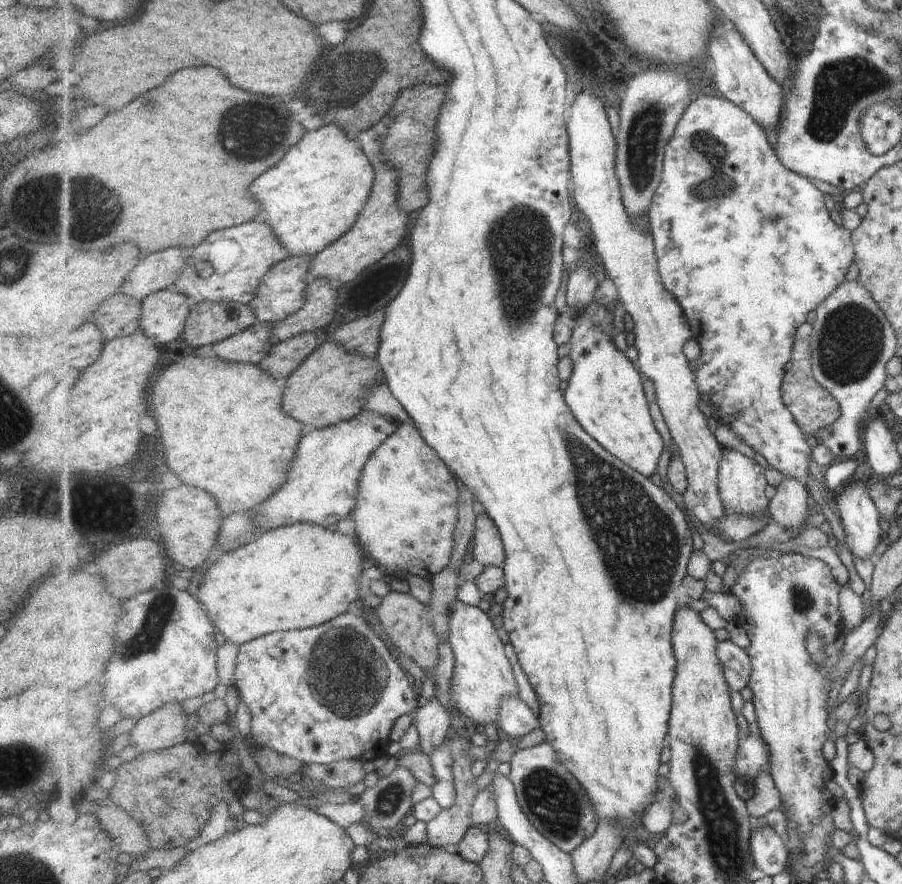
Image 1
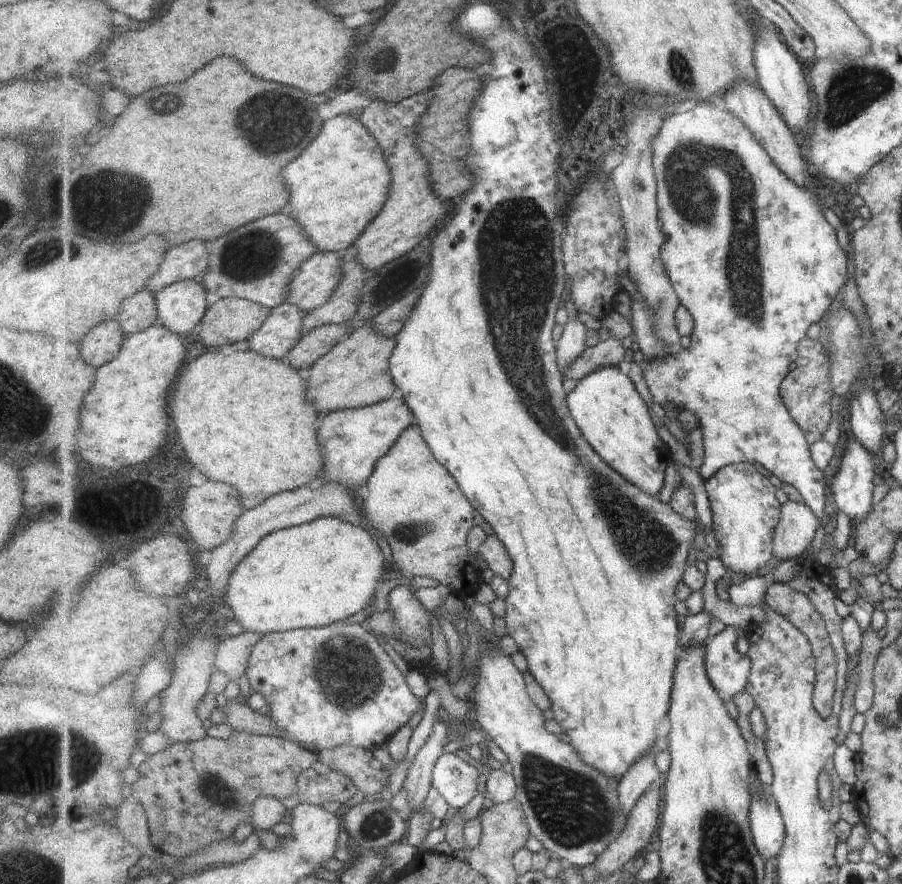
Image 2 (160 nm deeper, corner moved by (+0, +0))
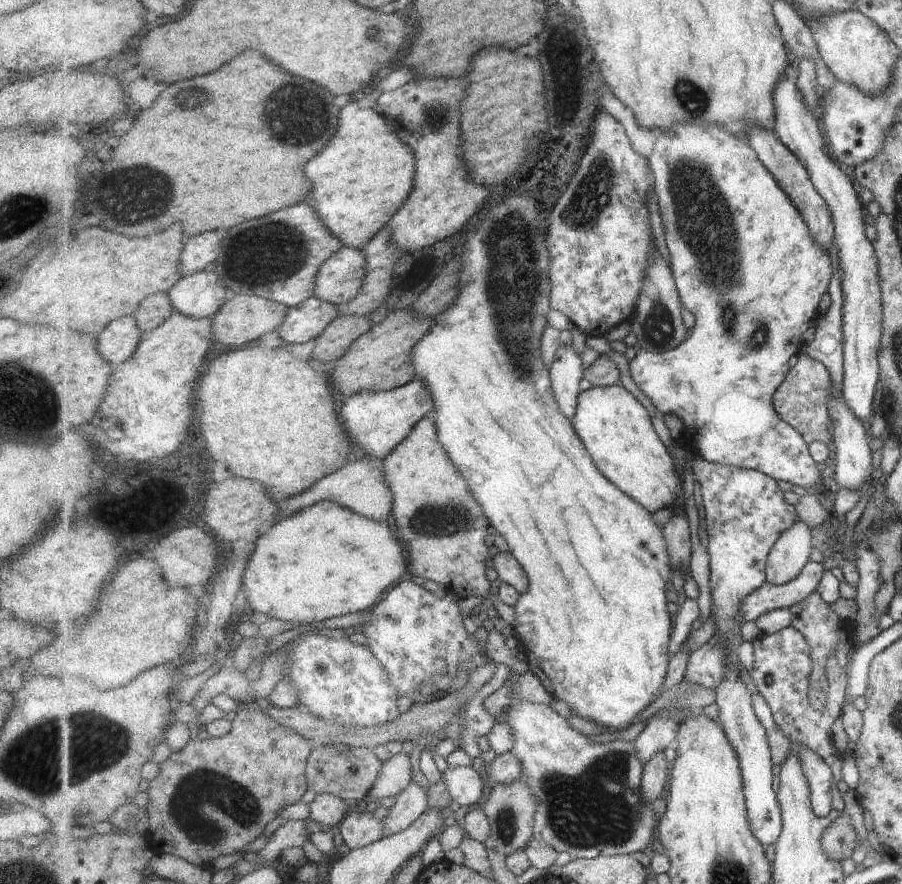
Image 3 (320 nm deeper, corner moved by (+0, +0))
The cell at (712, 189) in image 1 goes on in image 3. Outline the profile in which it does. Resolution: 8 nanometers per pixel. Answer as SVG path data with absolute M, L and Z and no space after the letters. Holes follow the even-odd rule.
M677 124L671 130L659 134L654 143L652 155L647 159L653 176L654 188L660 206L660 216L664 226L669 262L676 281L679 295L687 311L690 311L696 323L691 329L691 336L674 350L654 354L641 349L630 362L630 374L637 387L651 400L651 403L663 415L674 414L684 423L689 434L693 435L693 452L697 452L703 459L715 464L729 464L745 469L754 469L766 473L775 481L785 481L795 485L799 491L817 491L821 484L820 464L811 456L810 445L803 434L791 424L787 424L779 412L775 411L774 398L778 389L782 387L790 371L789 360L802 351L803 332L815 327L819 318L819 302L823 294L830 291L833 278L833 262L827 248L815 240L810 226L798 206L787 195L785 189L775 180L775 176L767 170L767 166L759 159L758 153L749 145L743 136L735 136L727 128L717 124ZM727 266L727 268L725 268ZM725 268L725 272L723 272ZM725 280L725 282L723 282ZM759 332L759 344L753 344L753 336Z

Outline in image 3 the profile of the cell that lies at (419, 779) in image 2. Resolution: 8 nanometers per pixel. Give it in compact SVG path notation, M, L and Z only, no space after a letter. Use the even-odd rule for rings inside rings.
M411 780L411 784L396 798L396 804L385 819L387 836L406 830L430 810L428 804L430 788L422 787L418 783L420 782Z

